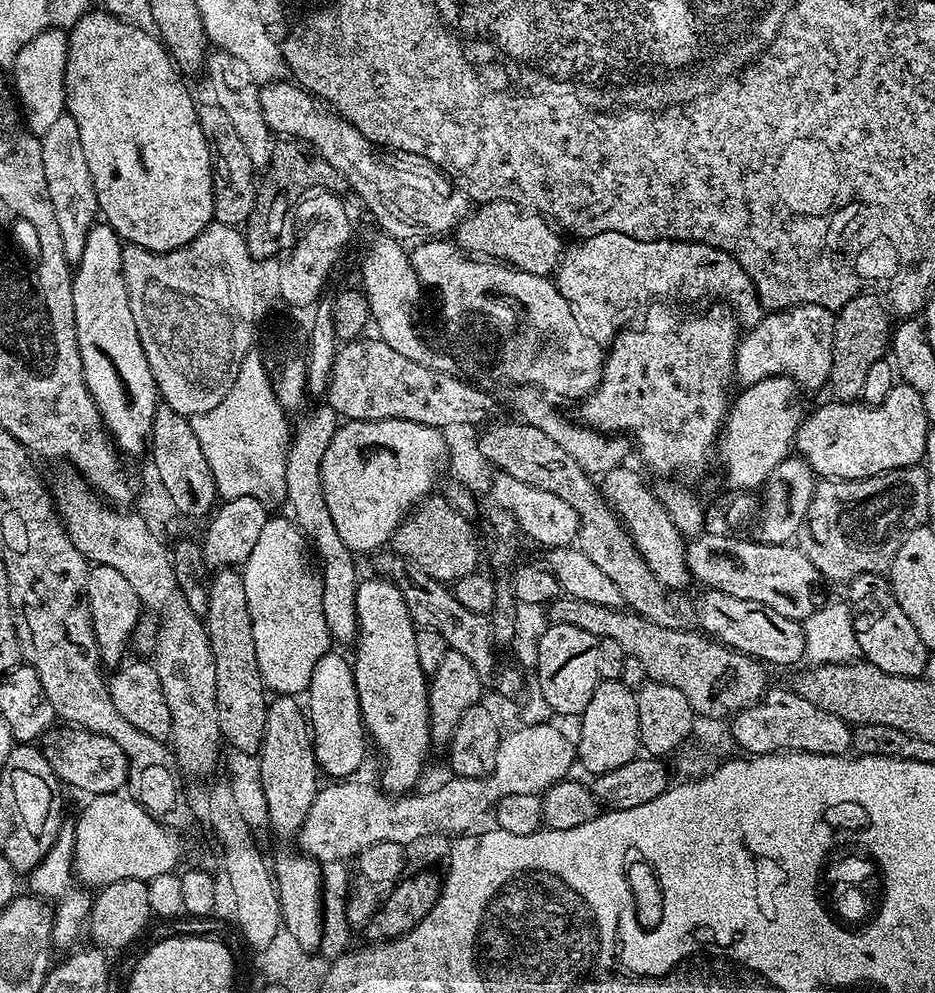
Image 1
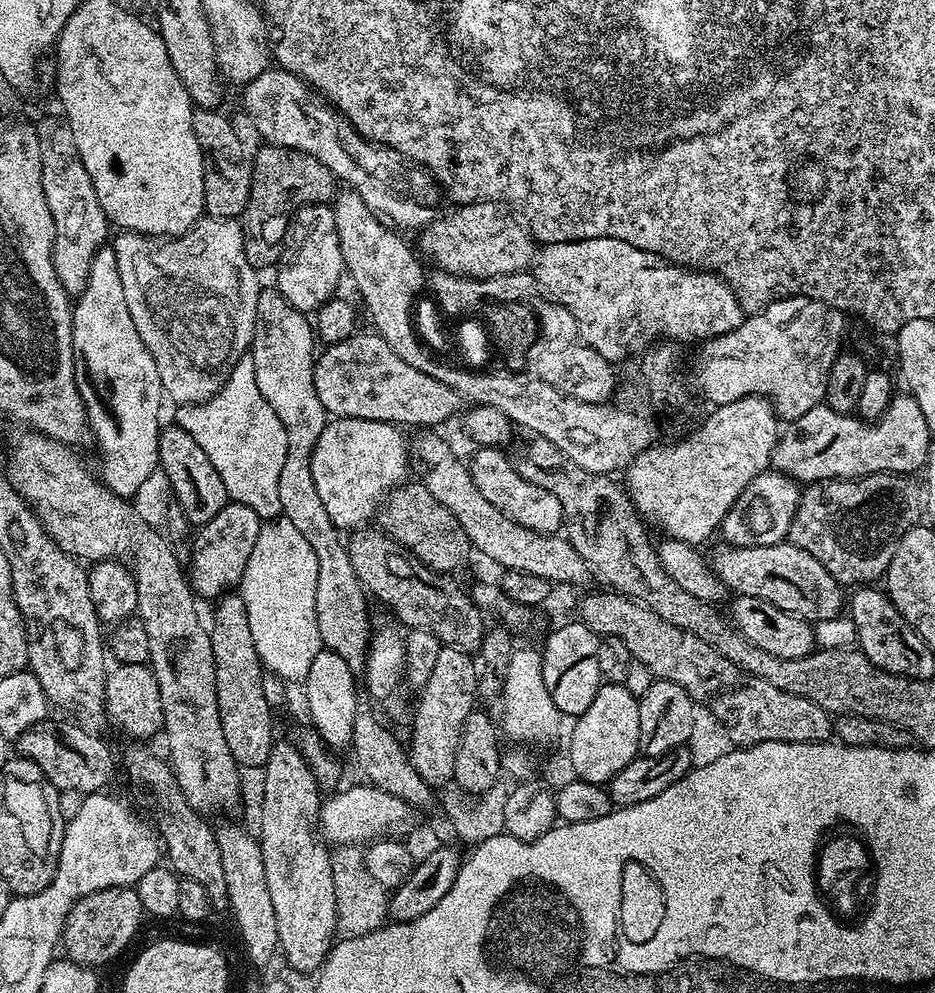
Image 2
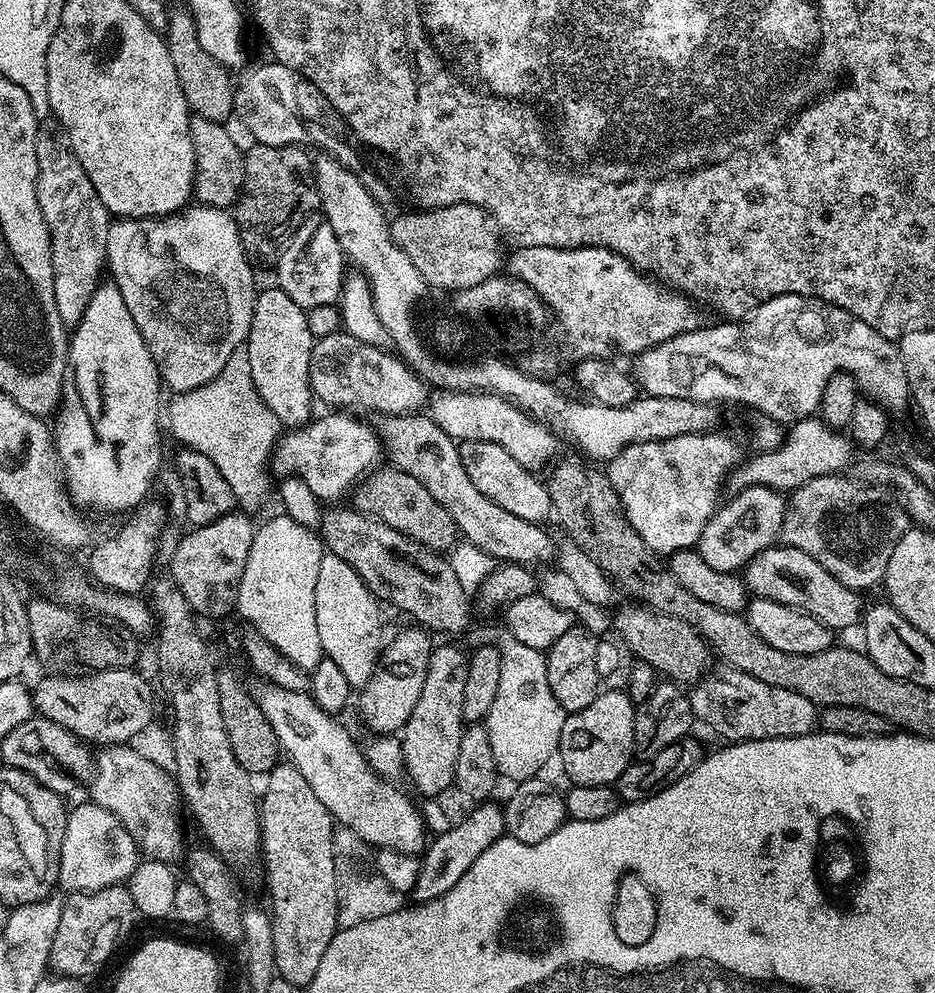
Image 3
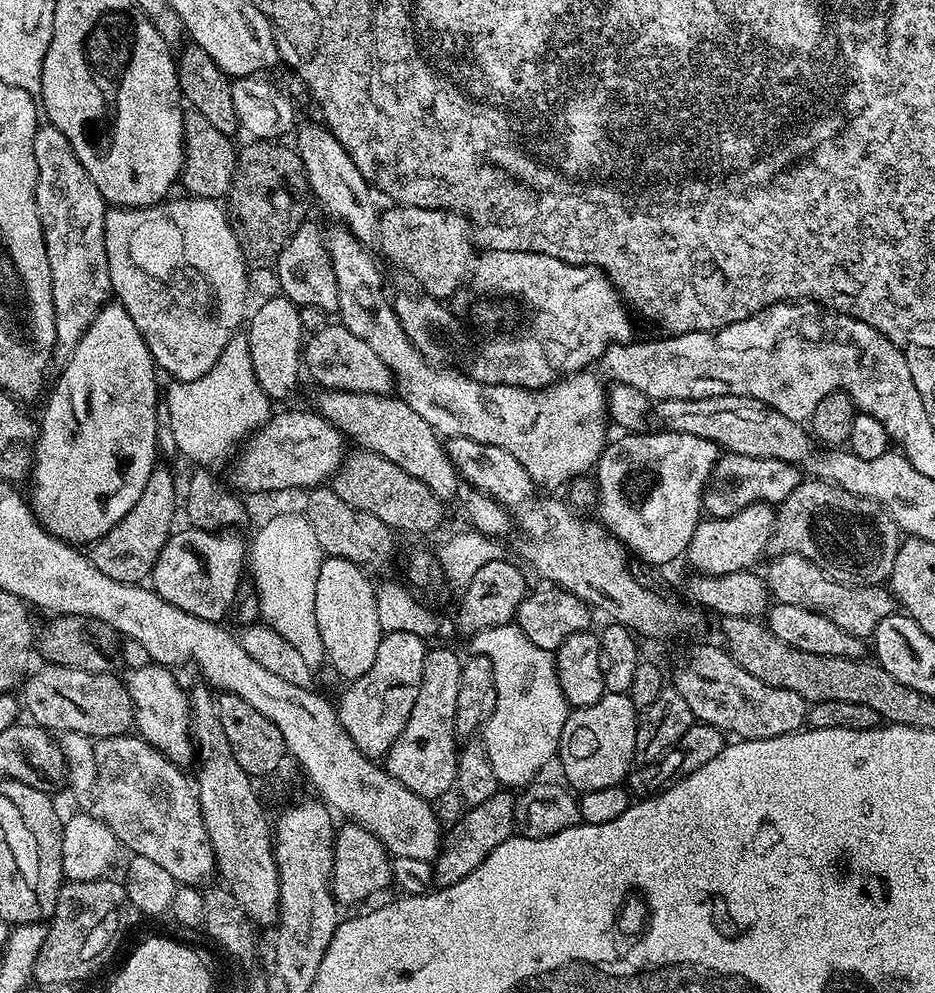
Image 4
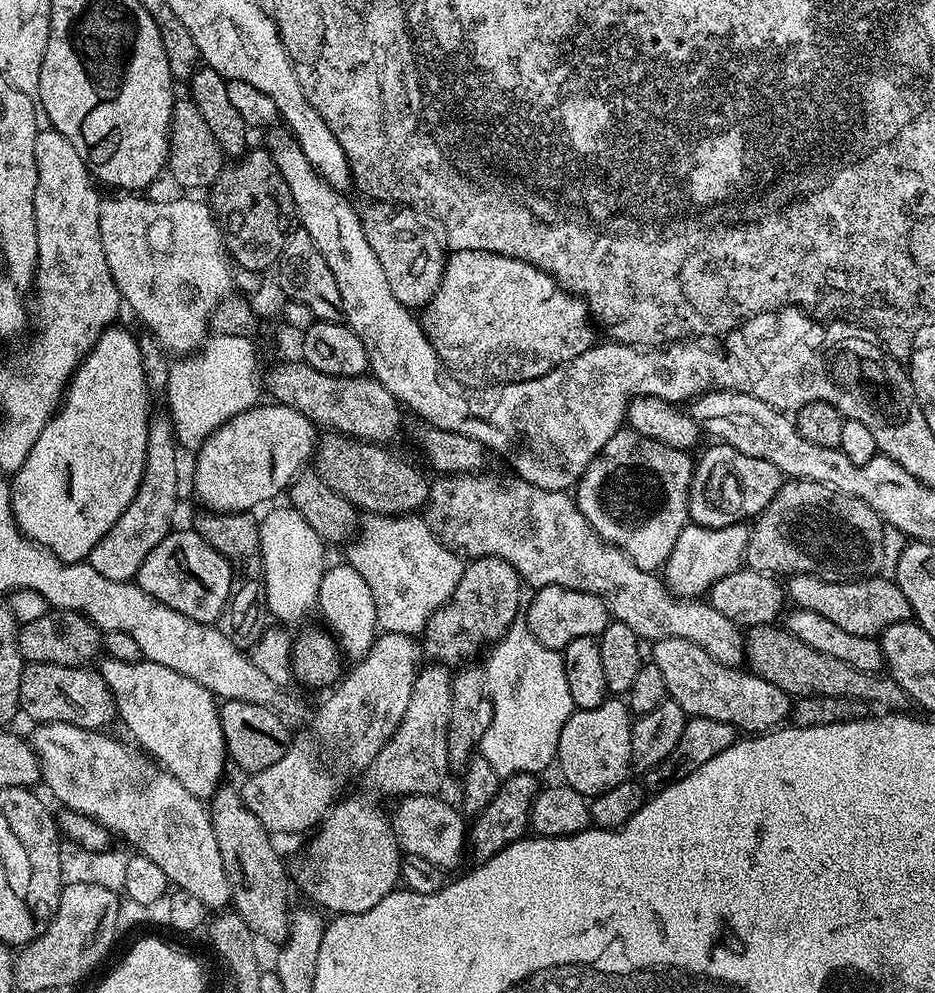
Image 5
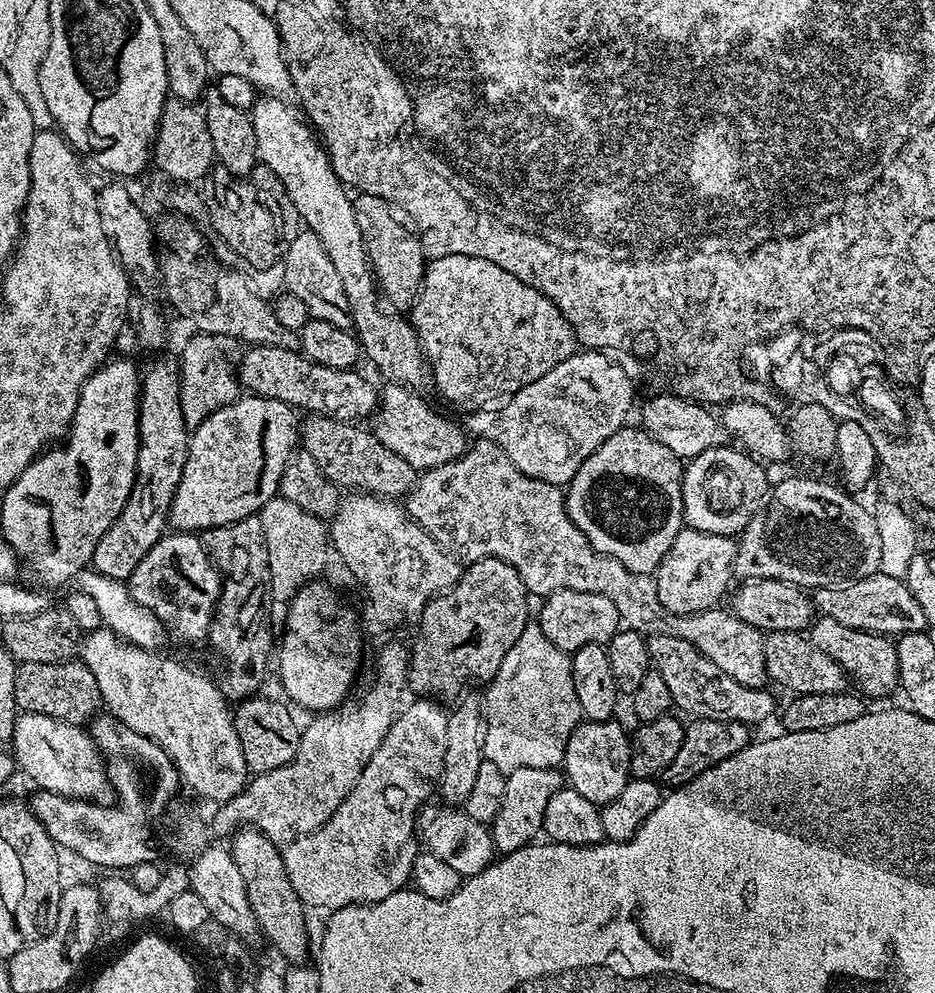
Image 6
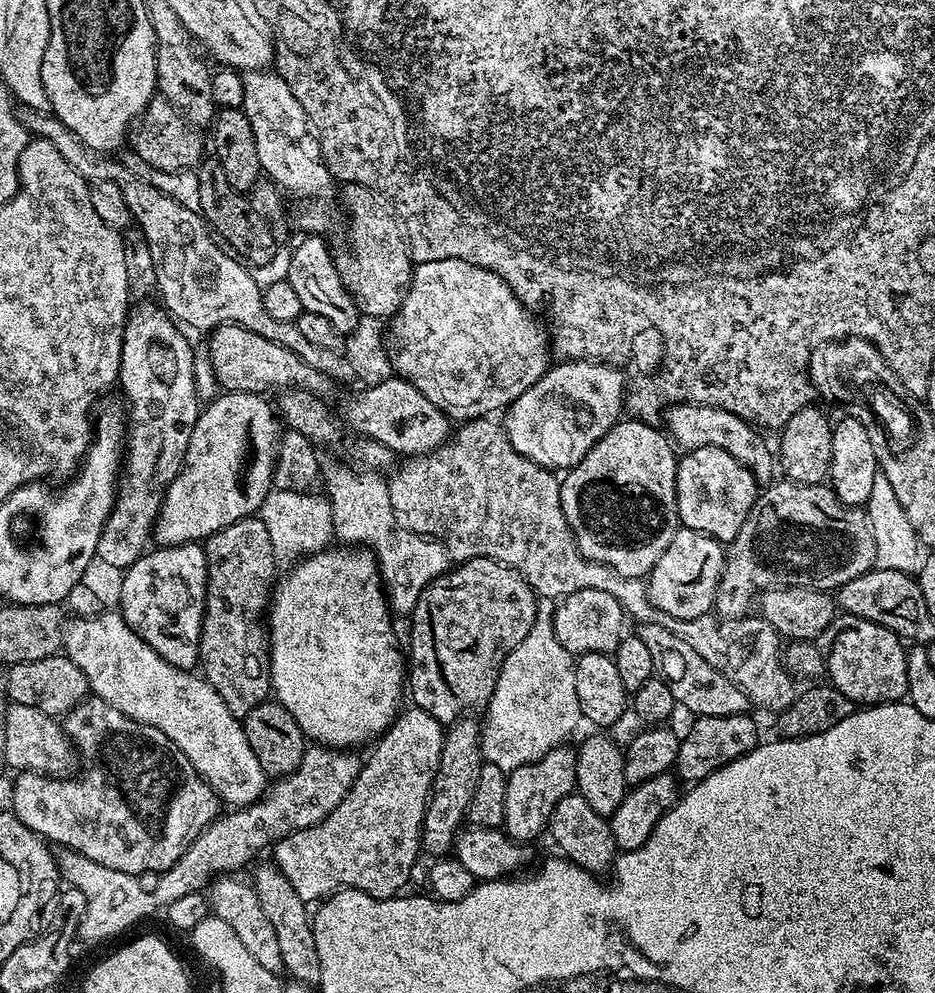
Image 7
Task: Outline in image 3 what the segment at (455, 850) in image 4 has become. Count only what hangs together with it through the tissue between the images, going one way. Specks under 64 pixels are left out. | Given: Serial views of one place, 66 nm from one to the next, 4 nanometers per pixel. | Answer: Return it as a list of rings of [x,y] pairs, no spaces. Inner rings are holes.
[[[480,802],[467,813],[462,821],[453,823],[445,833],[437,835],[431,843],[425,847],[419,857],[420,869],[418,870],[418,882],[414,882],[410,896],[413,901],[440,900],[446,894],[446,890],[454,890],[458,878],[482,858],[485,850],[490,850],[494,842],[505,835],[504,810],[499,803]]]

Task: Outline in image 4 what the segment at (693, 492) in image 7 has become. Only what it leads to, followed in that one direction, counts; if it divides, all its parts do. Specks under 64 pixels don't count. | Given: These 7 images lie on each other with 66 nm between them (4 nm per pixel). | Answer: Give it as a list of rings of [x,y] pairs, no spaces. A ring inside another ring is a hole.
[[[736,452],[721,455],[712,467],[708,485],[704,488],[703,511],[712,518],[726,518],[738,514],[751,504],[766,503],[778,506],[790,494],[790,490],[802,483],[801,469],[790,462],[774,458],[750,458]]]

